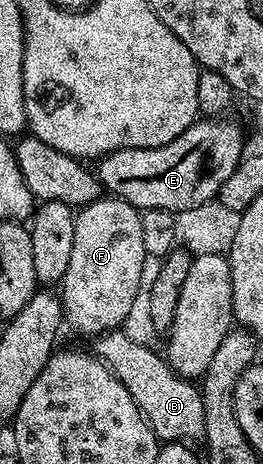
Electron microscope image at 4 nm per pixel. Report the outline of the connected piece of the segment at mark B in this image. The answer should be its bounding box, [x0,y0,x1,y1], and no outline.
[95,330,204,442]

